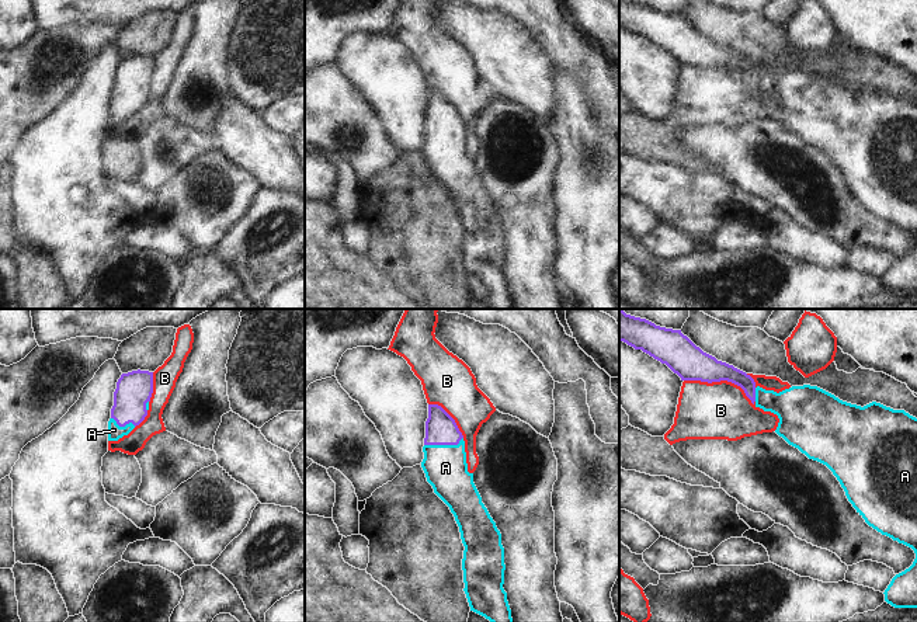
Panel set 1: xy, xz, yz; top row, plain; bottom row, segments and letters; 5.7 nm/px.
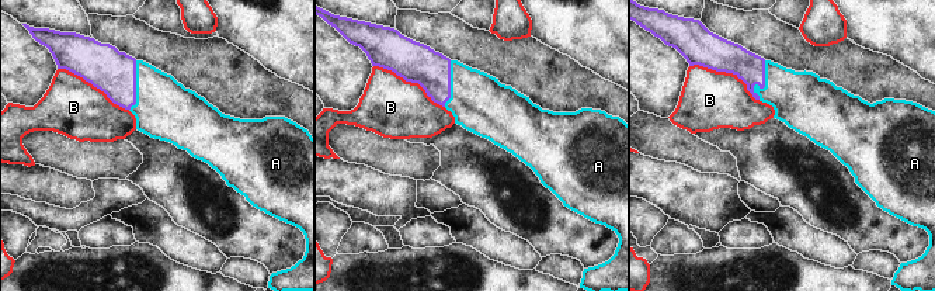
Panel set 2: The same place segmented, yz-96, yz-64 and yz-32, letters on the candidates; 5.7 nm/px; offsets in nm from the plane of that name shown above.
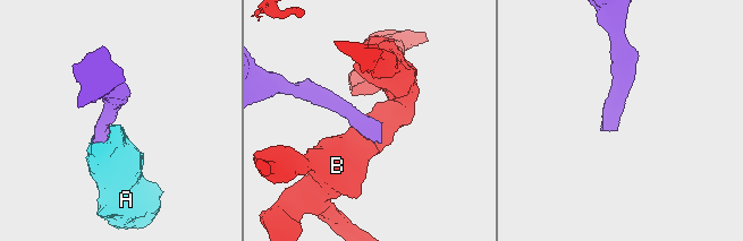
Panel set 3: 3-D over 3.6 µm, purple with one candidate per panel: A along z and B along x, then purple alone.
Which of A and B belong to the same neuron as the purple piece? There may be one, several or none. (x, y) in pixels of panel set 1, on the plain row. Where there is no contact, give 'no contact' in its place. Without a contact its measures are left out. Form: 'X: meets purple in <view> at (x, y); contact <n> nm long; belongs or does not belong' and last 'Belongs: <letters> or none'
A: meets purple in xz at (444, 129); contact 220 nm long; belongs
B: meets purple in yz at (721, 65); contact 440 nm long; does not belong
Belongs: A

